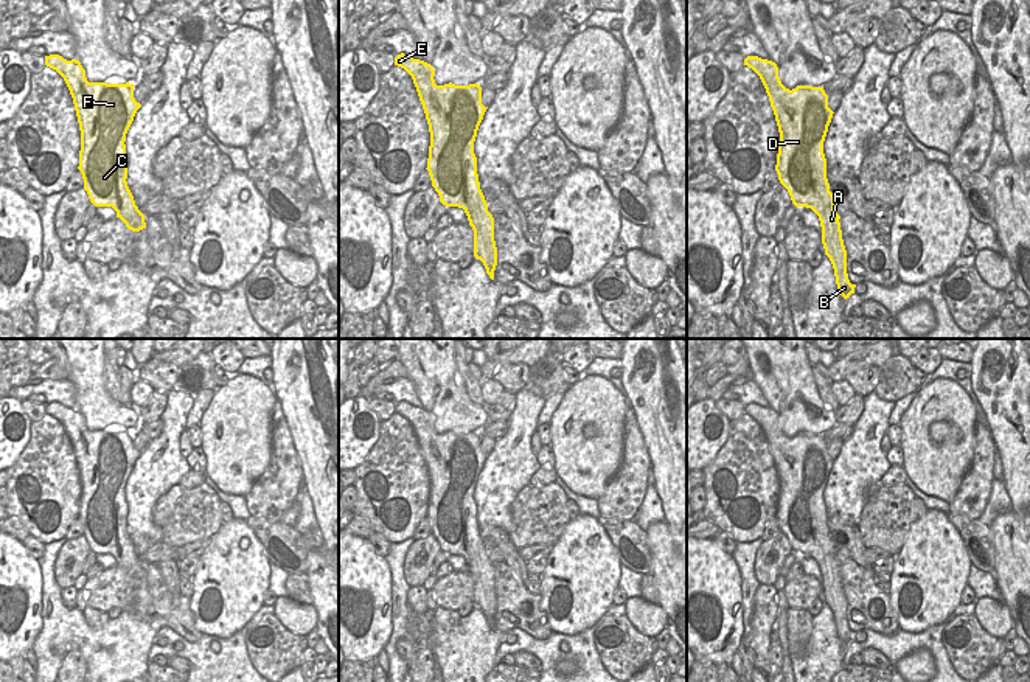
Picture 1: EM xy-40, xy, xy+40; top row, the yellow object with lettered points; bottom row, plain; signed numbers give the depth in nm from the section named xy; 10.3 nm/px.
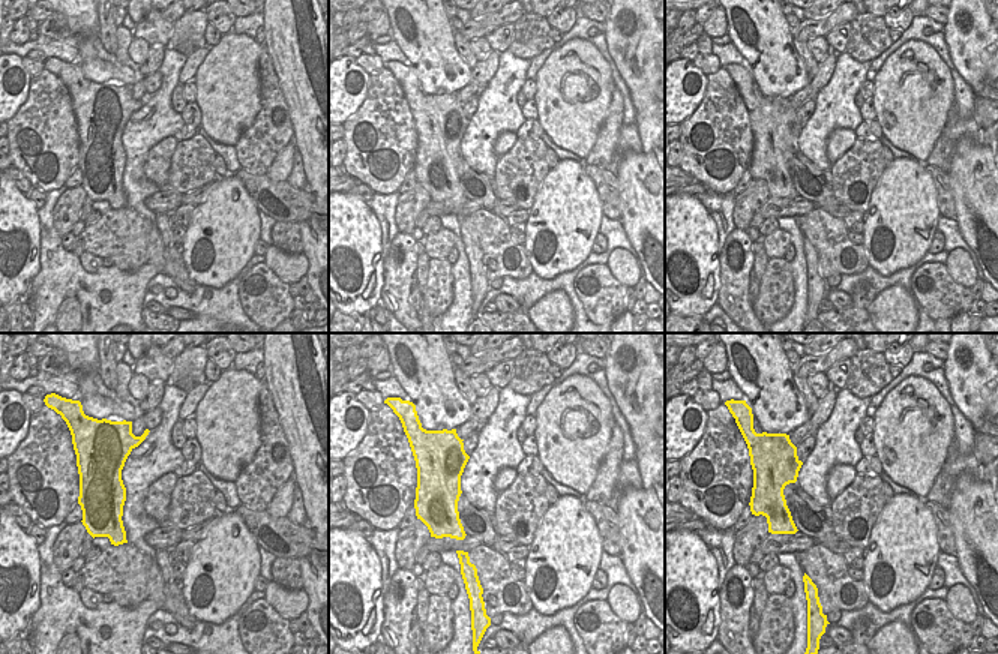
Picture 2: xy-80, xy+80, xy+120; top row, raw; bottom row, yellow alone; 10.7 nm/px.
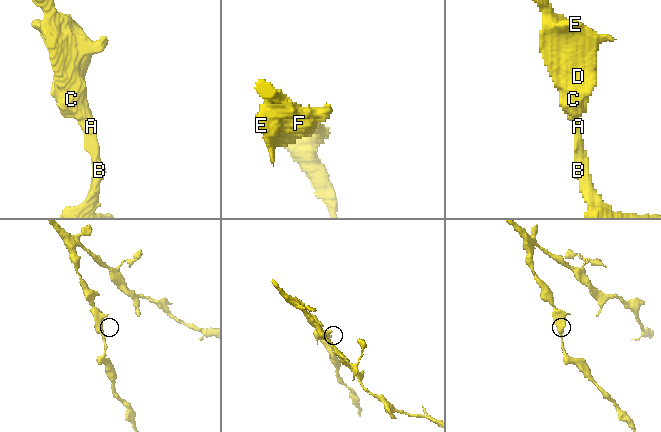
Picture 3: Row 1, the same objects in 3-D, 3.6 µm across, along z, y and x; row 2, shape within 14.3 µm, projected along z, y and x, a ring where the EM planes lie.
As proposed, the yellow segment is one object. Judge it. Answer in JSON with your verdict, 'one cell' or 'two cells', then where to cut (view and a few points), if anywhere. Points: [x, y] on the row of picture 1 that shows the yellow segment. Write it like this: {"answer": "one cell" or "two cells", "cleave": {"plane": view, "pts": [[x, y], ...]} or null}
{"answer": "one cell", "cleave": null}

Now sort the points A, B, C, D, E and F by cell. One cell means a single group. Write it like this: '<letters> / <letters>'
A B C D E F

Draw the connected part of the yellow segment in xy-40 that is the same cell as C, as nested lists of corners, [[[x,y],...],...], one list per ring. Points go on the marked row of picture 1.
[[[59,54],[45,56],[45,65],[64,78],[73,98],[81,130],[78,169],[90,202],[112,207],[132,231],[146,228],[126,182],[126,134],[141,107],[134,98],[134,84],[89,82],[79,61]]]

